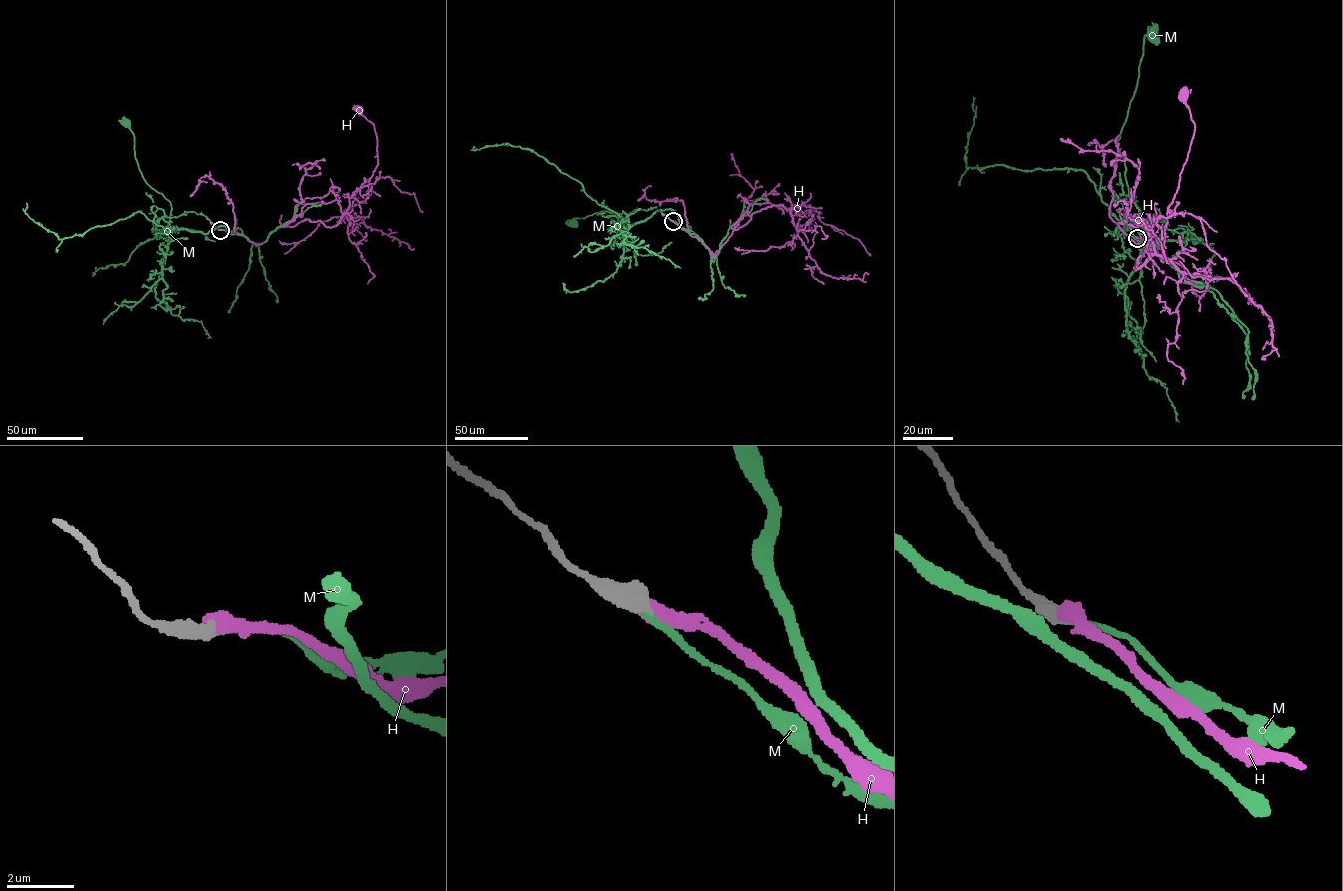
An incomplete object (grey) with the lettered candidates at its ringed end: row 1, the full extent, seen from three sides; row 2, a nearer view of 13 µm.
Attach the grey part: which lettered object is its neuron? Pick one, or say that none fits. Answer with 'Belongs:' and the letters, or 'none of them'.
Belongs: M

